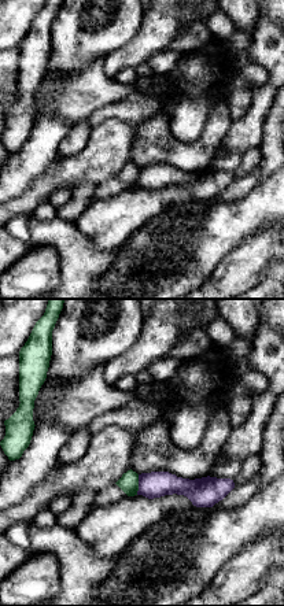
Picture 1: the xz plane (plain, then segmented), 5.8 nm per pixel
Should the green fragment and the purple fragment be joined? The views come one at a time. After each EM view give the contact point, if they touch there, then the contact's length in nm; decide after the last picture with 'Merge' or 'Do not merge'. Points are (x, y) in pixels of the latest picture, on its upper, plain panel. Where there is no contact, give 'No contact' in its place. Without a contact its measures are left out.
Touches green at (137, 177). Shared border 120 nm

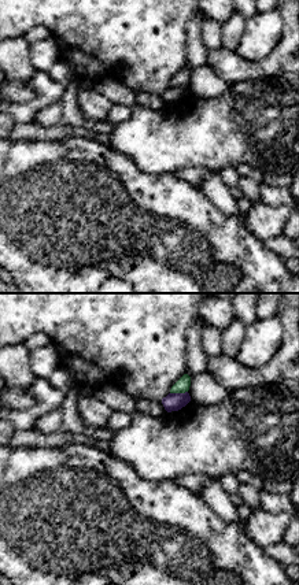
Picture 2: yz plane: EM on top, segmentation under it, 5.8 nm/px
Touches green at (178, 85). Shared border 110 nm

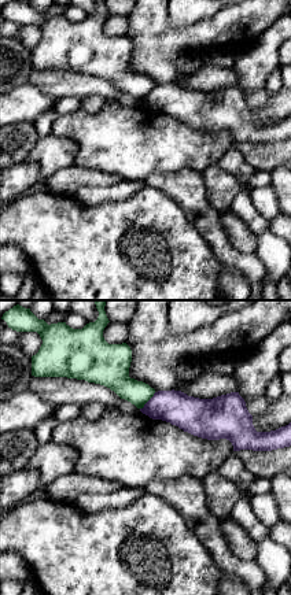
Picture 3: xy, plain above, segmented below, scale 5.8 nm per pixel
Touches green at (148, 92). Shared border 140 nm

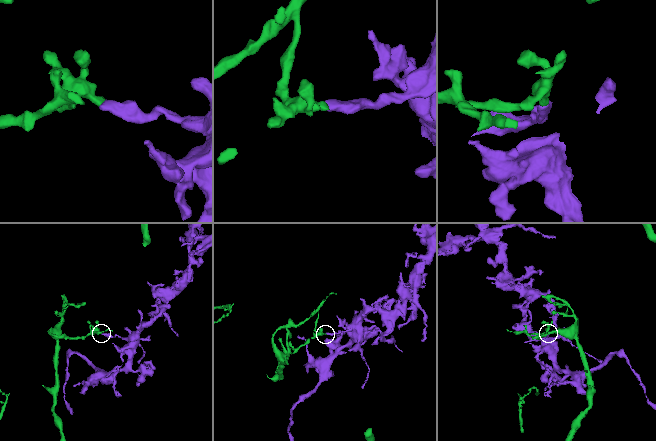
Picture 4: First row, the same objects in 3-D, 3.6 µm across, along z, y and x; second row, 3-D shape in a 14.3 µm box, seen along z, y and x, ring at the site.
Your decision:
Do not merge

